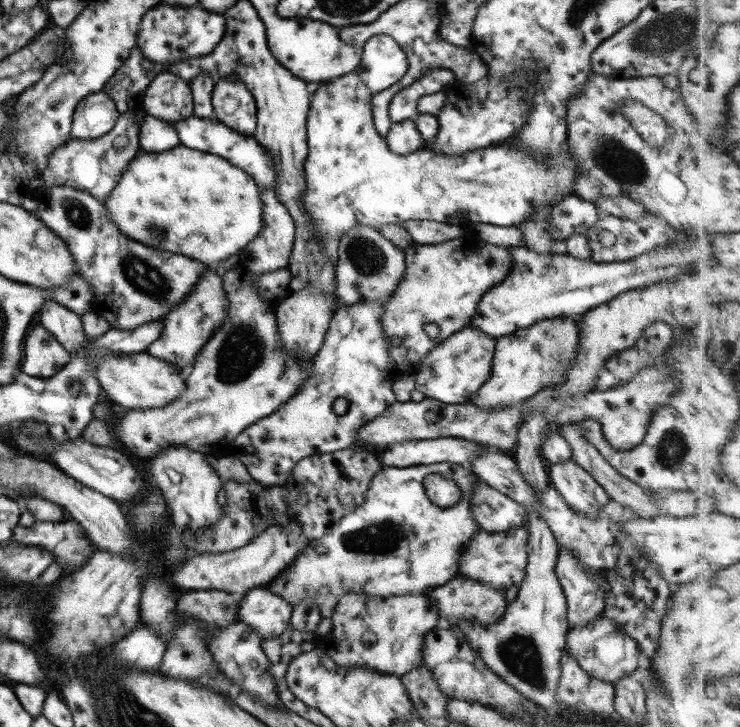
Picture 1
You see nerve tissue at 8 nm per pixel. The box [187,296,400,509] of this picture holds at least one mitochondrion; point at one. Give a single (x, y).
(243, 347)

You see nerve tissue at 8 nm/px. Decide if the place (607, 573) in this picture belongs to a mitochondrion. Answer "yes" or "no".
yes

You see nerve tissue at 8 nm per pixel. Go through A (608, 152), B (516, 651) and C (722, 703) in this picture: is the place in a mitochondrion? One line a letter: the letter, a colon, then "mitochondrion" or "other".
A: mitochondrion
B: mitochondrion
C: other

